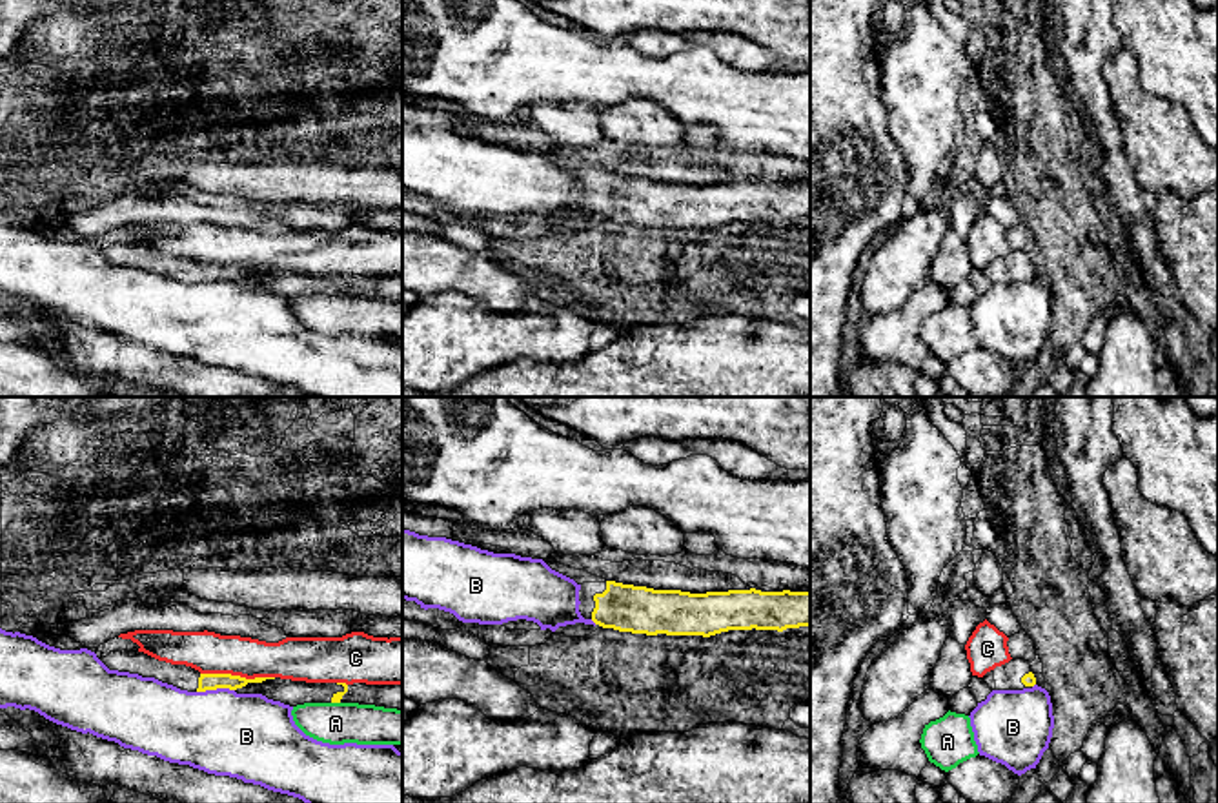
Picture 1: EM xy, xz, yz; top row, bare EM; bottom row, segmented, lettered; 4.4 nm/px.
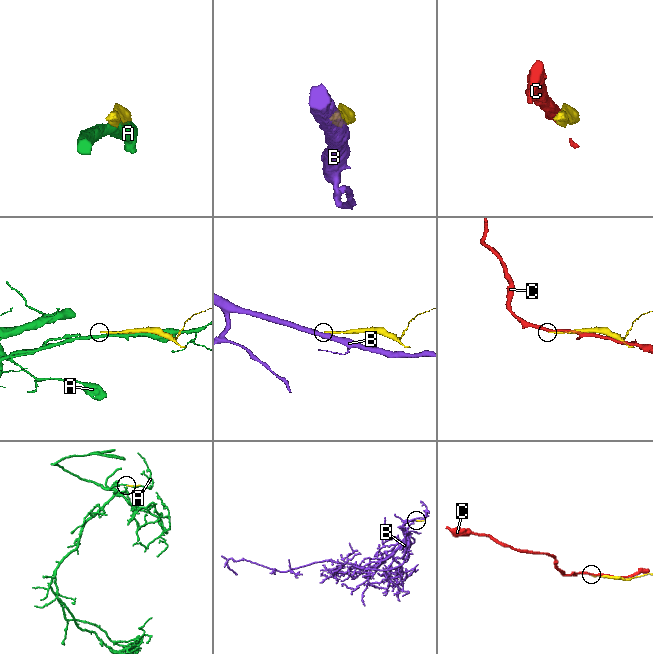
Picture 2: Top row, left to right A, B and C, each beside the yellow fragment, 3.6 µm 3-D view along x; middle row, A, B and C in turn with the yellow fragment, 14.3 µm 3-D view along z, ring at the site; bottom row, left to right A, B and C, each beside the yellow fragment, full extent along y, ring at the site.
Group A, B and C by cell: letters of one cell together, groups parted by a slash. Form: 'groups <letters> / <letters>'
groups A / B / C

